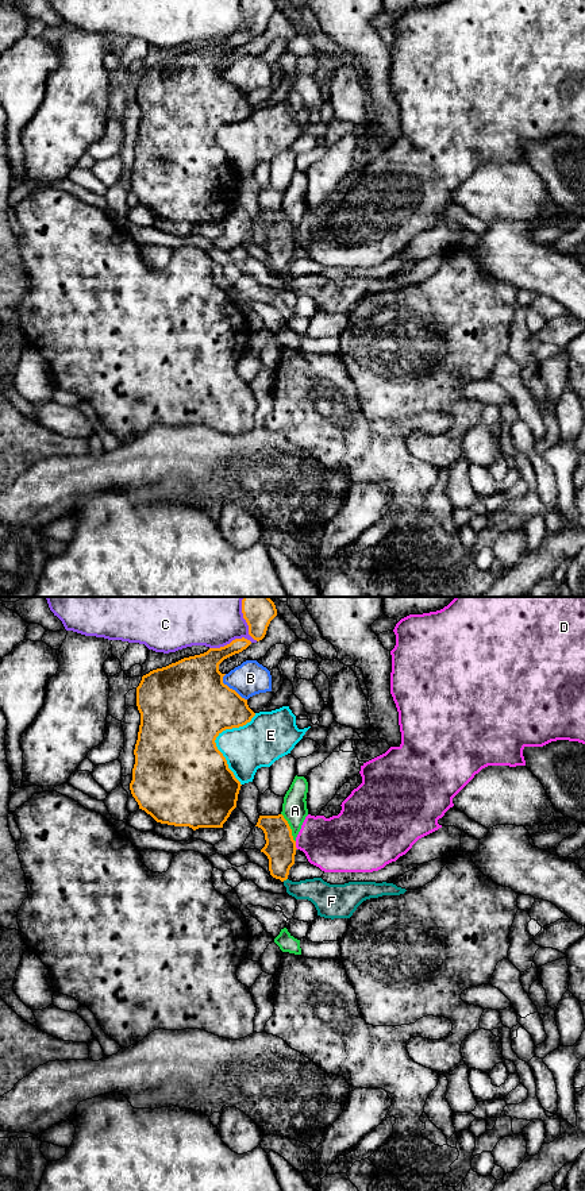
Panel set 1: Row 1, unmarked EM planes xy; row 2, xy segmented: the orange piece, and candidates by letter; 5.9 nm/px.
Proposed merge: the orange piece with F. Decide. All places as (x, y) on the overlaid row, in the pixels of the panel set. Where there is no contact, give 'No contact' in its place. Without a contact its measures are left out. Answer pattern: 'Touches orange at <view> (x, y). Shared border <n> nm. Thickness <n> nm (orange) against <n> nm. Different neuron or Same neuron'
Touches orange at xy (284, 879). Shared border 40 nm. Thickness 190 nm (orange) against 160 nm. Different neuron

